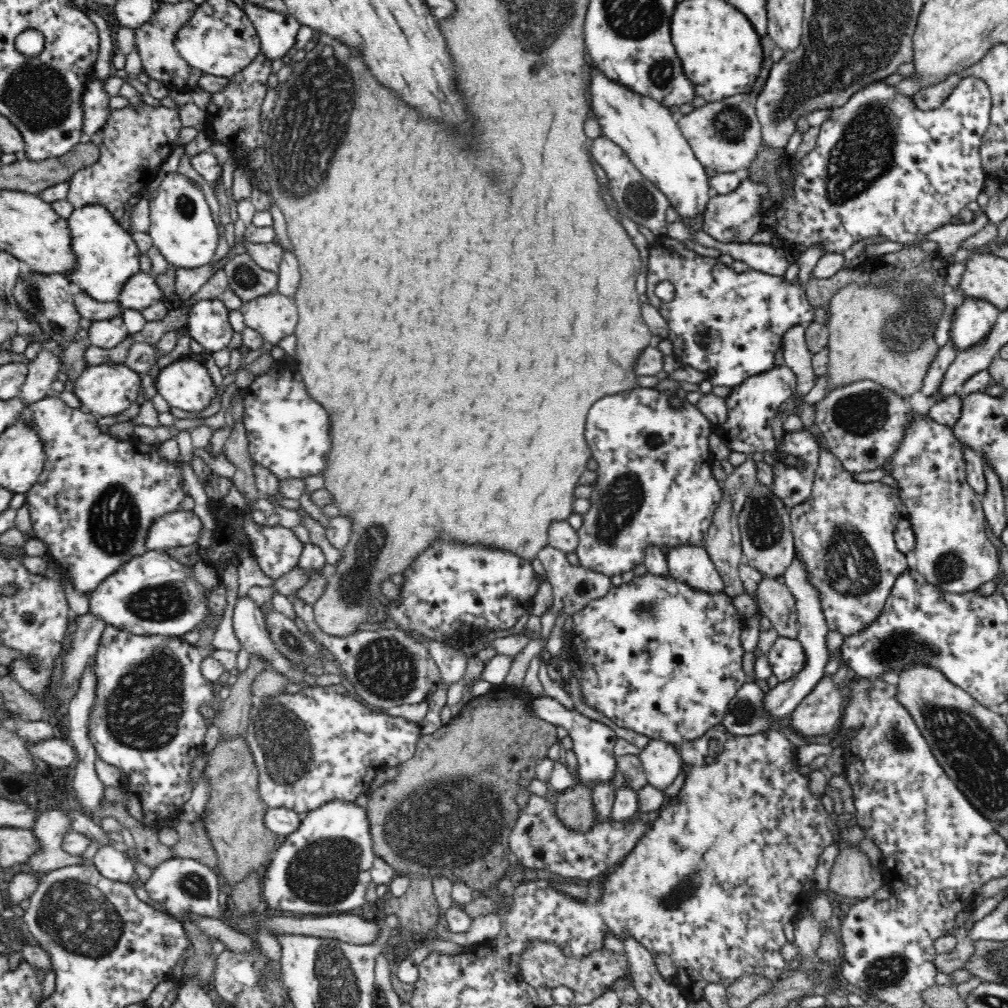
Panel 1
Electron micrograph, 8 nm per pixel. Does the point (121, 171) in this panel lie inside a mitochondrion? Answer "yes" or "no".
no

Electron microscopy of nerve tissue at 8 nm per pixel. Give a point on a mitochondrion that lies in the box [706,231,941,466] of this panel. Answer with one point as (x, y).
(862, 413)

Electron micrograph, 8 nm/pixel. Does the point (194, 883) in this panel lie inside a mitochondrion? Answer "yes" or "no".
yes

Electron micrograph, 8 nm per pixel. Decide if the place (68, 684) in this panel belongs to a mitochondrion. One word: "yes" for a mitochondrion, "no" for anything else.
yes

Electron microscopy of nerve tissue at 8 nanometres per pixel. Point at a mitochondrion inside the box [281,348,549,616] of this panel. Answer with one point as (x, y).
(355, 588)

